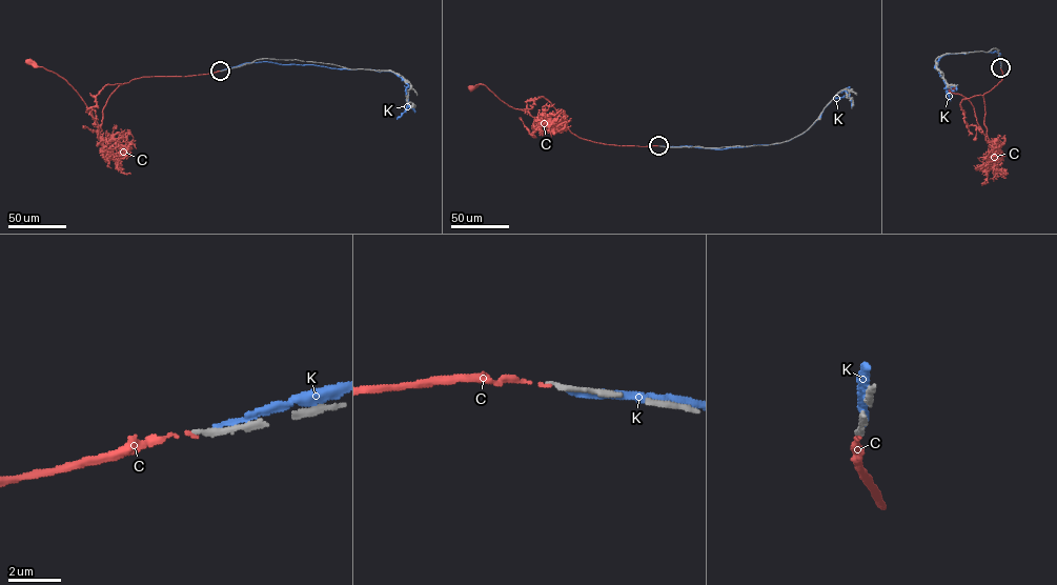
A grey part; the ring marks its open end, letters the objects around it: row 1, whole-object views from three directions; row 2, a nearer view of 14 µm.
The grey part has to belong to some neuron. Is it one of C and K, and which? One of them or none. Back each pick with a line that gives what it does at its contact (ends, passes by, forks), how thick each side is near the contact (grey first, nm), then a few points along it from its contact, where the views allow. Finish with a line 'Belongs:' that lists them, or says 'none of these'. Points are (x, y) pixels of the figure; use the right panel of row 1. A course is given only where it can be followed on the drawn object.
C: it ends there; 200 nm thick on the grey side, 100 nm on the other; it runs (1000, 67), (1002, 80), (983, 95), (990, 144), (971, 102), (949, 92), (951, 87)
Belongs: C

